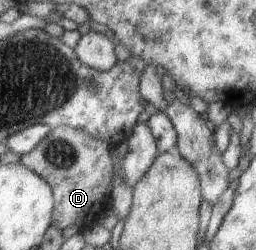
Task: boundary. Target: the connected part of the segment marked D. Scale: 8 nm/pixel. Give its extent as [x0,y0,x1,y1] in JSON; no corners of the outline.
[20,126,112,232]

